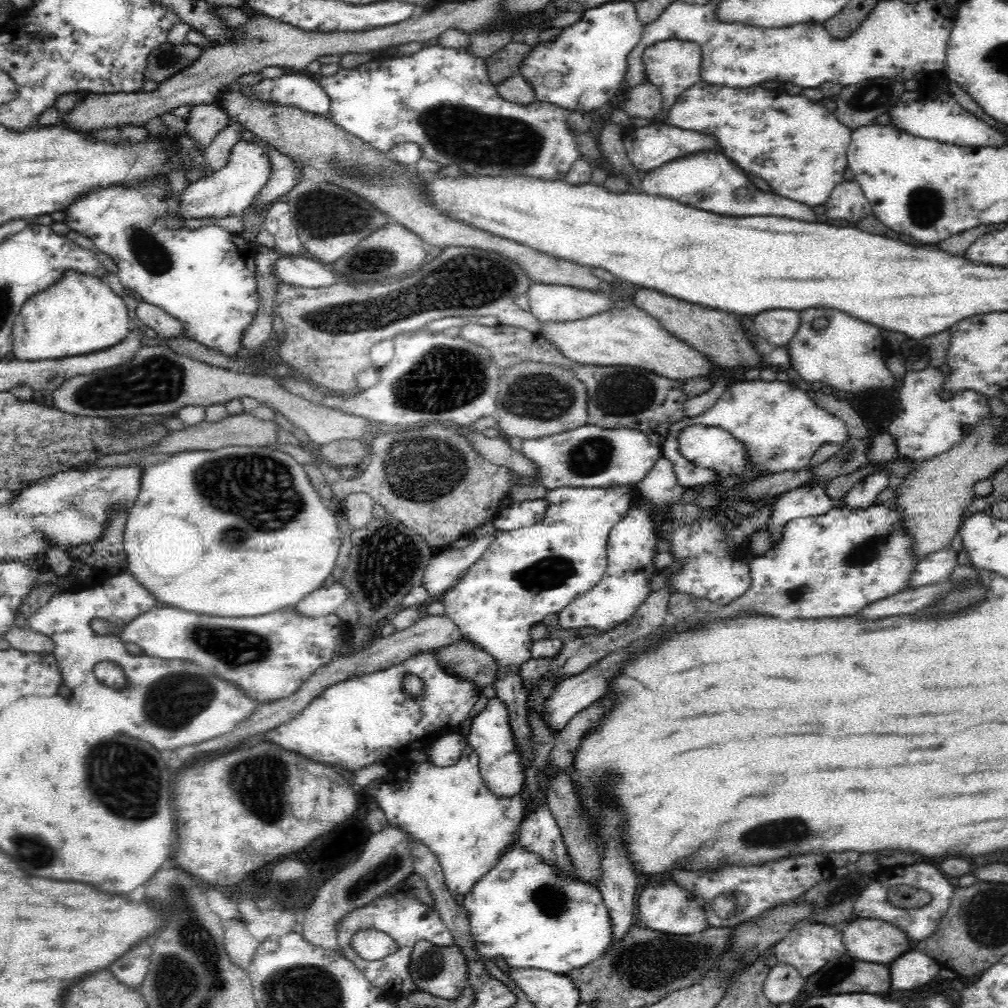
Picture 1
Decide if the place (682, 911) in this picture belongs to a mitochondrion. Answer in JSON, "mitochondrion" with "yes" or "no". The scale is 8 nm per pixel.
{"mitochondrion":"yes"}

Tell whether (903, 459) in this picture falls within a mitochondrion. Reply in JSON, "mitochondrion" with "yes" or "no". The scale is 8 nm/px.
{"mitochondrion":"no"}

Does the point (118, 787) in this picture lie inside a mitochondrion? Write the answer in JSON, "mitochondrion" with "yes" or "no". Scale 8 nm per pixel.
{"mitochondrion":"yes"}

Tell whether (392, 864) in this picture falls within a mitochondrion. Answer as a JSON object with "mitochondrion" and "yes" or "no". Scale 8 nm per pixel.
{"mitochondrion":"yes"}

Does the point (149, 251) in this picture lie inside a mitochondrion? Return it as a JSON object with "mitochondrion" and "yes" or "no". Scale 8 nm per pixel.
{"mitochondrion":"yes"}

